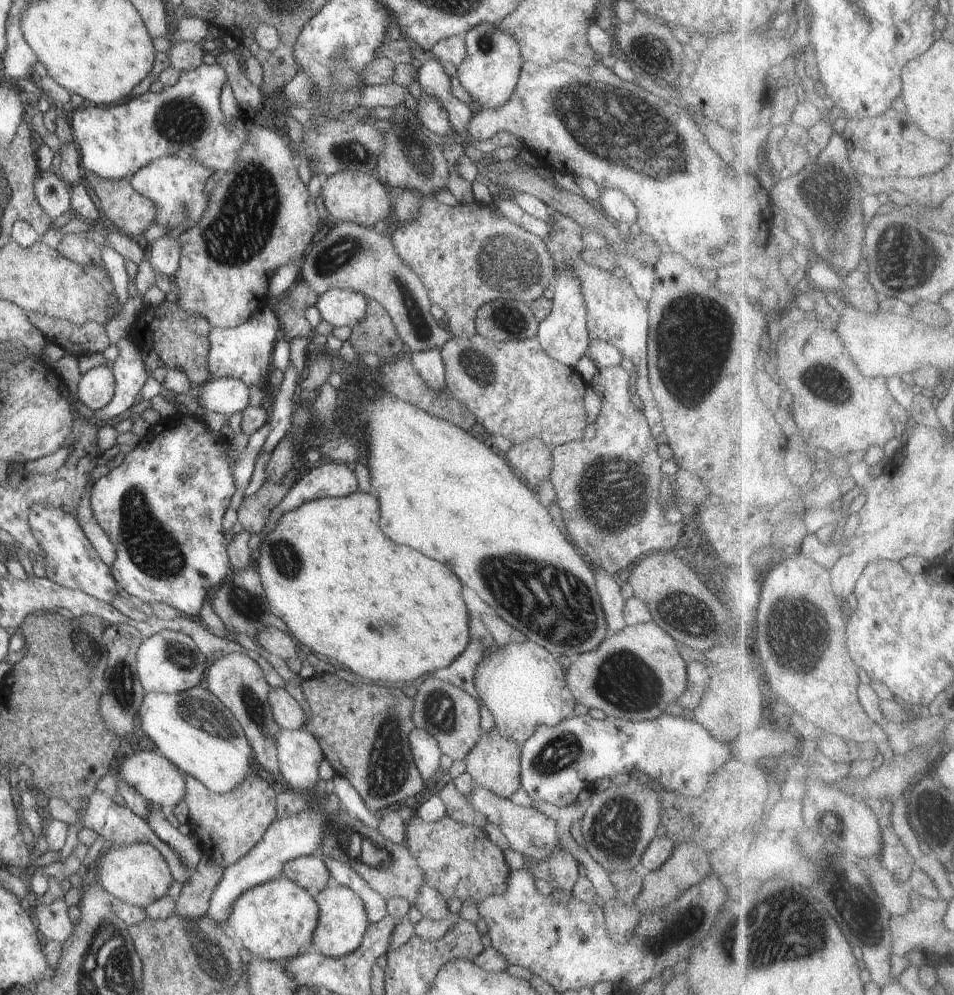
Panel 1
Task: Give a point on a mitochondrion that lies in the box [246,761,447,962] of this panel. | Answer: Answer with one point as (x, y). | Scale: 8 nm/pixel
(368, 852)

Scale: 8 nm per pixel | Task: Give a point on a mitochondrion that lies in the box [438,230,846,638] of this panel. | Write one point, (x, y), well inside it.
(693, 335)

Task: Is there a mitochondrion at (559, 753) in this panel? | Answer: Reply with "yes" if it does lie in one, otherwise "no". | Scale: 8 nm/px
yes

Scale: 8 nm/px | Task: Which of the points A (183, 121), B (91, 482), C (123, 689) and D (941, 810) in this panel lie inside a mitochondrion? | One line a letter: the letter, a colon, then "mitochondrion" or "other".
A: mitochondrion
B: other
C: mitochondrion
D: other

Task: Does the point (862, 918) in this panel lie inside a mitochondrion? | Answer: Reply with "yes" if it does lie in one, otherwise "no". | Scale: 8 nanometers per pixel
yes

